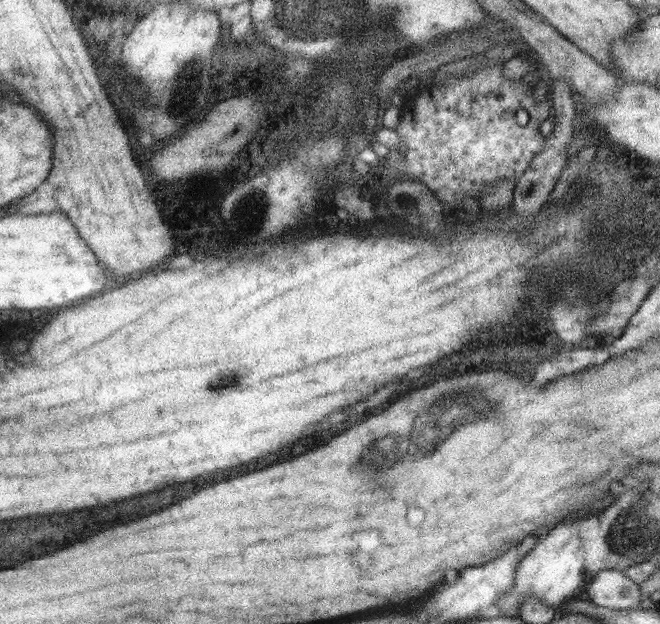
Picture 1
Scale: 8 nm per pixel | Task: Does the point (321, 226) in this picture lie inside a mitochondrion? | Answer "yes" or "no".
no

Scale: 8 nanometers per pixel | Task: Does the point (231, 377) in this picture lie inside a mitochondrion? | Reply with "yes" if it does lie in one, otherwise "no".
yes

